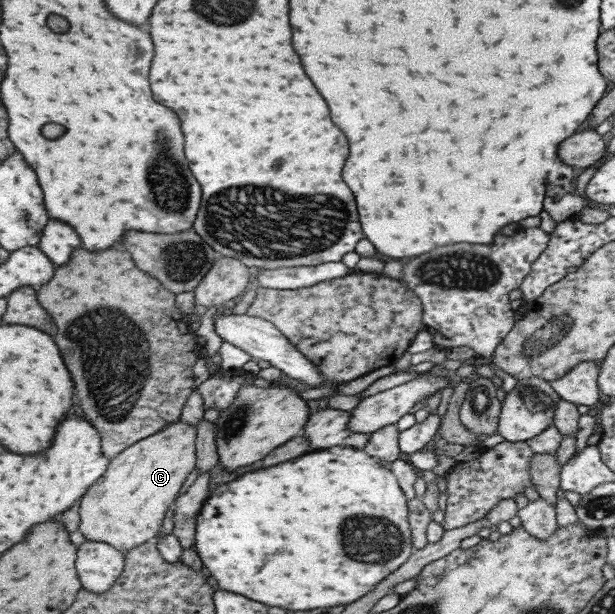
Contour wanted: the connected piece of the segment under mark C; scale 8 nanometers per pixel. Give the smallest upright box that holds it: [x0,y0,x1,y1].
[78,420,197,554]

